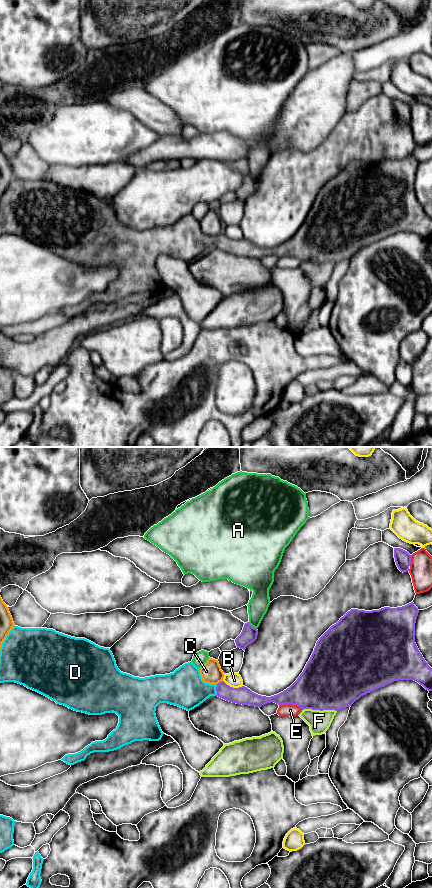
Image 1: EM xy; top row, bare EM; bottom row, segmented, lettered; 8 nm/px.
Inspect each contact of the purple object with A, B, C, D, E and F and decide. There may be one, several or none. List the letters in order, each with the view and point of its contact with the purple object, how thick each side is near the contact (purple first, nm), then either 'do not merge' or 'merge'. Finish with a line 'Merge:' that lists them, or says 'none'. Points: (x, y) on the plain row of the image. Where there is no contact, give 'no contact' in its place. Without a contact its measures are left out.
A: contact xy (251, 178); calibres 130 and 160 nm; do not merge
B: contact xy (232, 239); calibres 140 and 120 nm; do not merge
C: contact xy (219, 234); calibres 140 and 170 nm; do not merge
D: contact xy (216, 242); calibres 140 and 300 nm; merge
E: contact xy (291, 256); calibres 340 and 100 nm; do not merge
F: contact xy (319, 261); calibres 460 and 180 nm; do not merge
Merge: D

